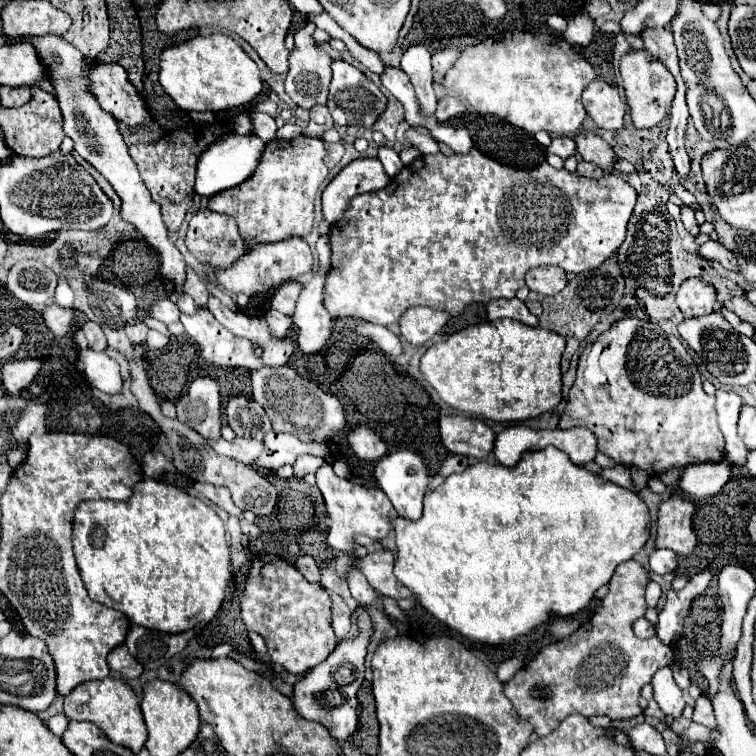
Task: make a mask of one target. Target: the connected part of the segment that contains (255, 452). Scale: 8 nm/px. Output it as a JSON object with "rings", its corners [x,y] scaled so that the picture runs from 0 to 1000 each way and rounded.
{"rings":[[[290,579],[284,585],[276,585],[287,601],[298,601],[303,606],[311,606],[321,614],[335,611],[345,598],[348,598],[348,585],[343,582],[324,582],[324,579],[311,579],[306,585]]]}

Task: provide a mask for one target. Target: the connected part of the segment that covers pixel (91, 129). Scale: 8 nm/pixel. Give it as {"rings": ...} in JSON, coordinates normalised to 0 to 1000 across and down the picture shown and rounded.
{"rings":[[[52,48],[52,50],[38,50],[33,53],[49,63],[49,71],[54,74],[54,85],[60,85],[65,95],[65,111],[73,119],[73,130],[78,135],[78,143],[83,148],[83,172],[86,180],[97,185],[97,196],[104,206],[110,206],[128,228],[134,228],[155,259],[160,262],[160,288],[176,302],[205,328],[205,333],[213,339],[213,352],[210,360],[224,368],[231,378],[245,376],[245,344],[234,325],[221,315],[221,299],[216,296],[210,270],[197,259],[197,251],[192,241],[187,238],[187,230],[181,225],[181,217],[173,212],[168,201],[168,190],[163,188],[163,180],[157,175],[155,161],[144,148],[128,138],[128,127],[118,122],[118,111],[112,111],[112,82],[115,77],[86,50],[81,48]]]}

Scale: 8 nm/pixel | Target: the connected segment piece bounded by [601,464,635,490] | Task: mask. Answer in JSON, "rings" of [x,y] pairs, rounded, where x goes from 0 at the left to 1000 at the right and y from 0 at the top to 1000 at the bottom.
{"rings":[[[813,616],[813,619],[800,619],[798,624],[795,624],[795,630],[798,632],[806,632],[806,635],[811,635],[813,640],[821,640],[821,643],[827,643],[827,646],[832,646],[832,648],[840,648],[840,640],[837,640],[837,635],[835,635],[835,627],[832,627],[832,622],[827,619],[827,616]]]}

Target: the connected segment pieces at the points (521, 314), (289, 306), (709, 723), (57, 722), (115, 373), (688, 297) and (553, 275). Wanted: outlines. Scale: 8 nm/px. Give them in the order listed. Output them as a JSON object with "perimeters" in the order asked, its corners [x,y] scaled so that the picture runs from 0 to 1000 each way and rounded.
{"perimeters":[[[[671,394],[649,397],[649,399],[644,402],[644,418],[647,418],[647,423],[679,421],[679,423],[687,423],[687,426],[692,426],[692,429],[697,429],[697,431],[710,431],[710,429],[713,429],[713,421],[705,418],[705,415],[697,410],[694,399],[689,399],[689,397],[684,397],[684,394],[676,394],[676,397],[671,397]]],[[[377,373],[377,376],[372,376],[358,392],[358,407],[369,410],[372,415],[385,418],[388,410],[390,410],[390,399],[393,399],[396,386],[398,386],[398,376],[396,373]]],[[[927,921],[919,931],[919,939],[917,939],[917,955],[925,955],[930,960],[935,960],[938,966],[948,966],[948,958],[946,958],[946,947],[943,947],[943,934],[938,931],[938,926],[933,921]]],[[[75,944],[75,947],[67,947],[67,950],[62,952],[65,966],[67,966],[70,971],[75,971],[75,974],[81,974],[81,971],[86,968],[89,958],[91,958],[91,952],[89,952],[89,947],[86,947],[86,944]]],[[[107,463],[107,476],[112,479],[112,495],[123,513],[139,521],[160,521],[163,519],[163,500],[157,492],[157,481],[144,474],[139,466],[126,463]]],[[[911,368],[901,376],[896,386],[896,402],[906,421],[914,418],[930,418],[948,407],[946,397],[946,381],[943,376],[927,370],[927,368]]],[[[721,352],[721,354],[705,354],[694,365],[697,378],[702,386],[713,386],[718,392],[731,392],[742,386],[750,376],[747,357],[734,354],[734,352]]]]}

